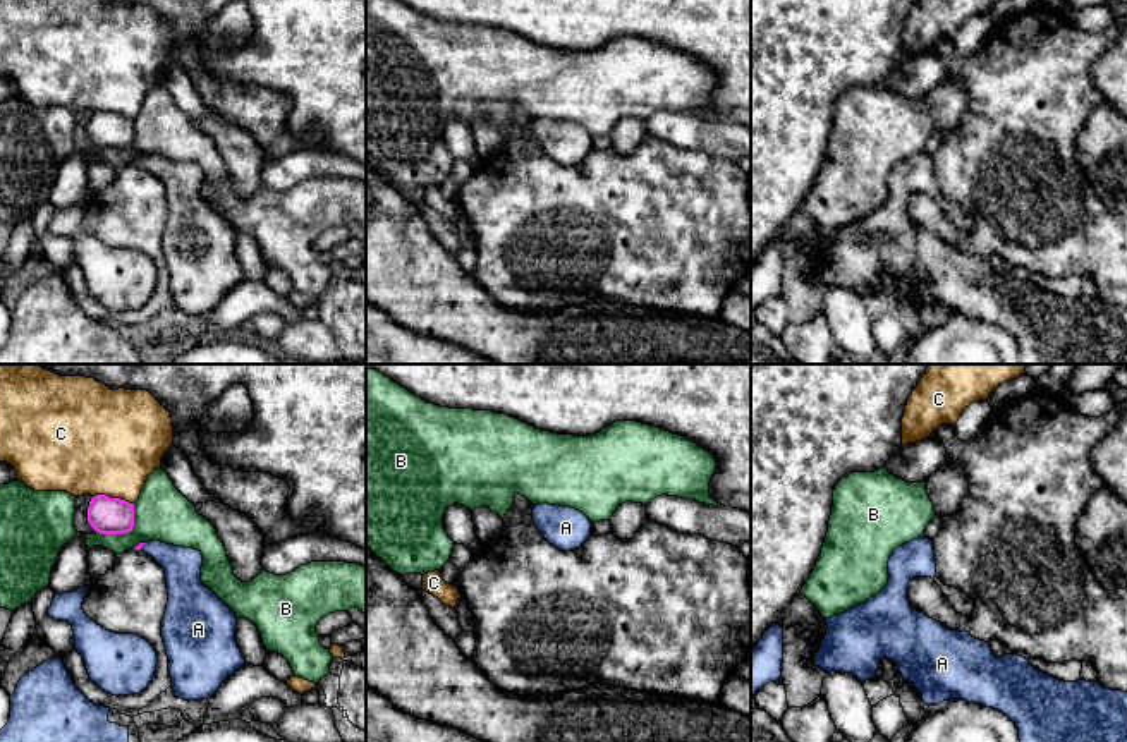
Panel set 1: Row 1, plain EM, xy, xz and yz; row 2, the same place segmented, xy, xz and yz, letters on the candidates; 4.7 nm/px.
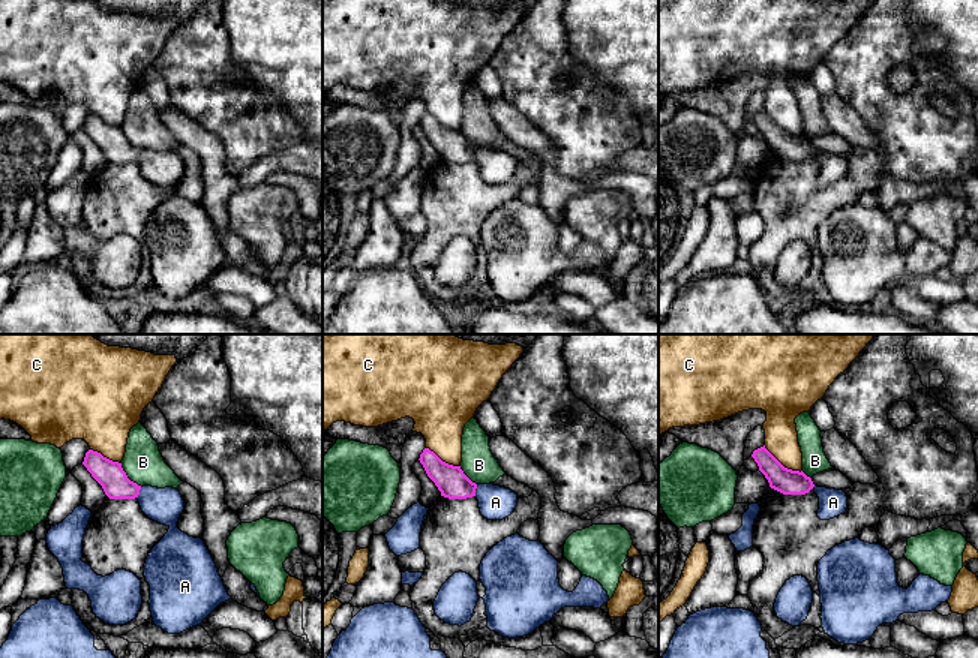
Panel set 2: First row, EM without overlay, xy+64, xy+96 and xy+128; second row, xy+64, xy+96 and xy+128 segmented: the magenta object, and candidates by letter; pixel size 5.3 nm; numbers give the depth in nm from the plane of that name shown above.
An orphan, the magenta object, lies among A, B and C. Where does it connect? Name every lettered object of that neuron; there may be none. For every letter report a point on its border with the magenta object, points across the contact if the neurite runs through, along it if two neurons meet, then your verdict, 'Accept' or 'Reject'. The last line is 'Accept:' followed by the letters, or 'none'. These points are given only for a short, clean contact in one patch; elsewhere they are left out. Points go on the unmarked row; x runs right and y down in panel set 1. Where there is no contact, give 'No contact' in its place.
A: Touches magenta at xy (141, 160). Path across: xy (140, 160), (141, 160), (157, 164), (182, 181). Accept
B: Touches magenta at xy (126, 146). Reject
C: Touches magenta at xy (114, 114). Reject
Accept: A

